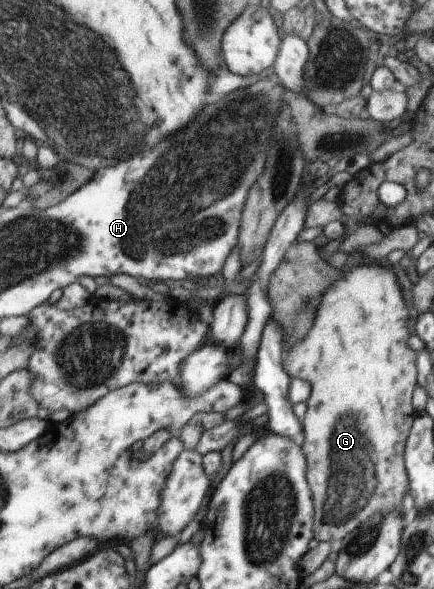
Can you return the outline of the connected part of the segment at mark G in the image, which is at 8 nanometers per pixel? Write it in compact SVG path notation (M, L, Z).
M357 264L353 267L351 272L335 282L331 288L325 288L313 318L313 326L309 328L309 332L301 338L301 342L297 342L295 346L286 348L282 352L283 368L287 372L290 379L301 379L309 382L311 392L309 398L306 400L307 410L302 422L303 440L302 449L305 451L305 456L308 458L308 482L311 484L313 490L313 498L316 502L316 521L313 522L316 530L316 538L319 542L331 542L342 540L347 537L352 530L357 529L357 526L367 522L373 514L389 514L393 510L397 510L397 506L401 504L405 492L409 490L409 480L407 480L407 444L409 430L412 430L412 425L415 424L413 420L413 402L412 397L415 396L417 387L417 368L415 368L415 352L407 346L407 338L411 337L409 330L407 330L407 308L401 296L401 290L397 286L395 280L395 272L389 270L394 267L379 268L381 265Z

